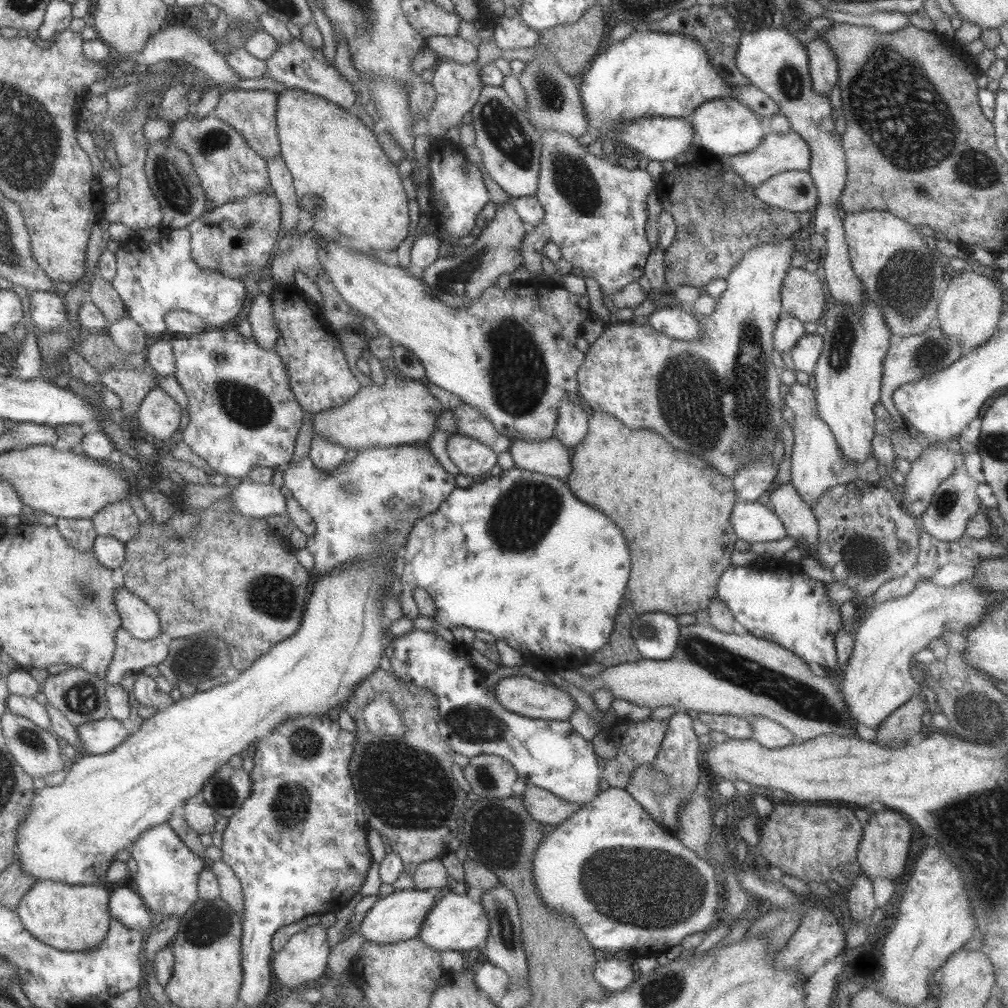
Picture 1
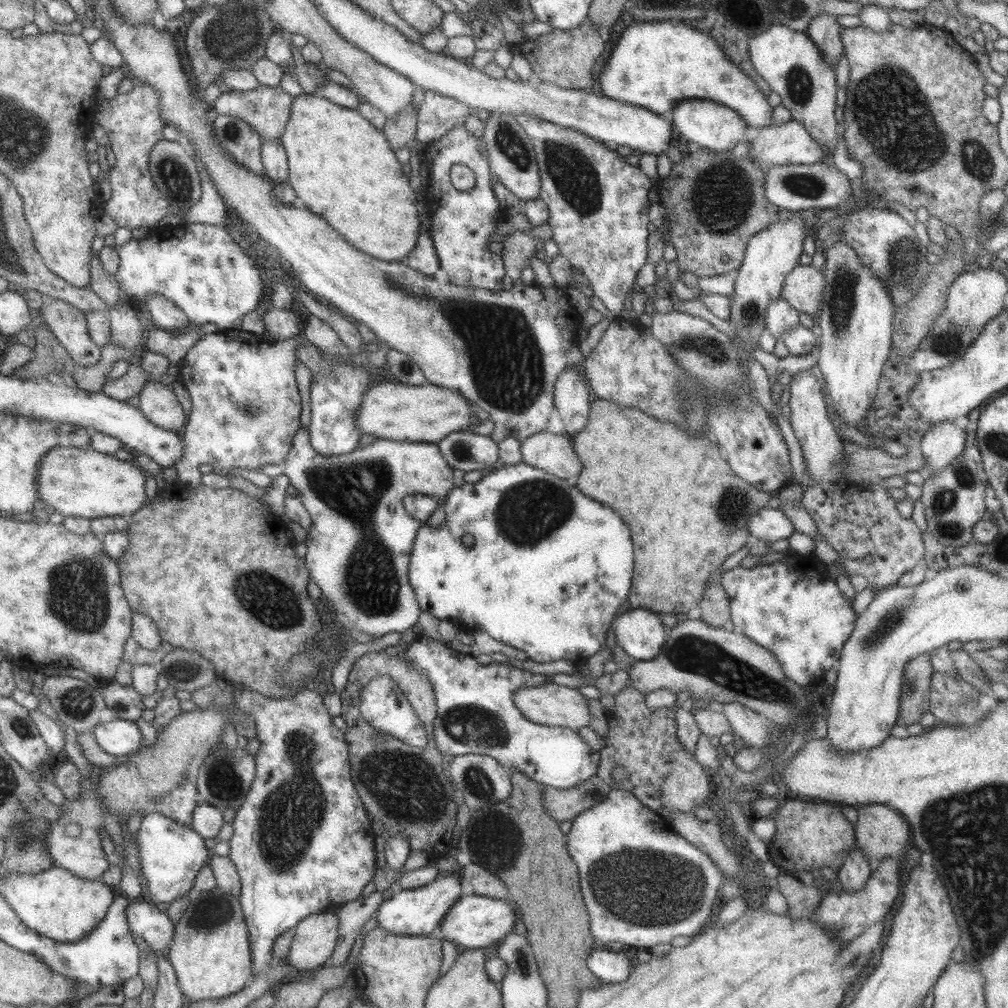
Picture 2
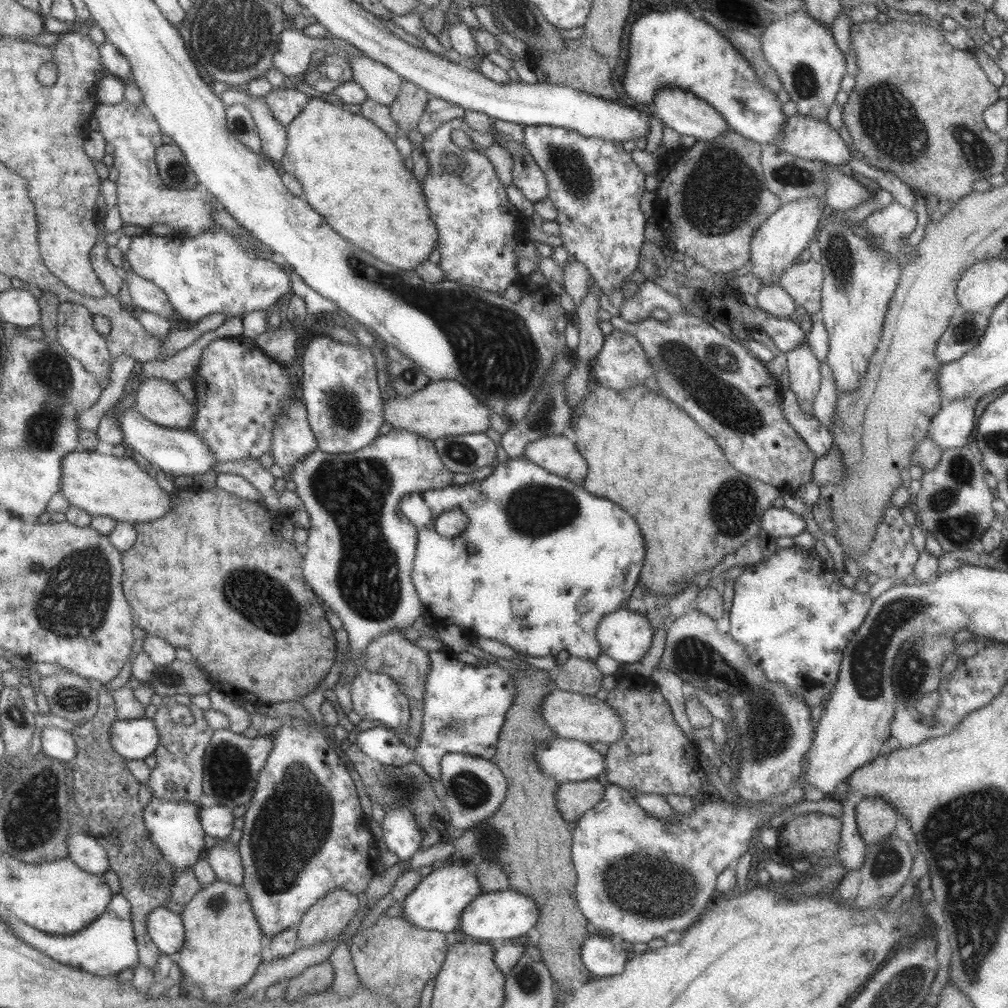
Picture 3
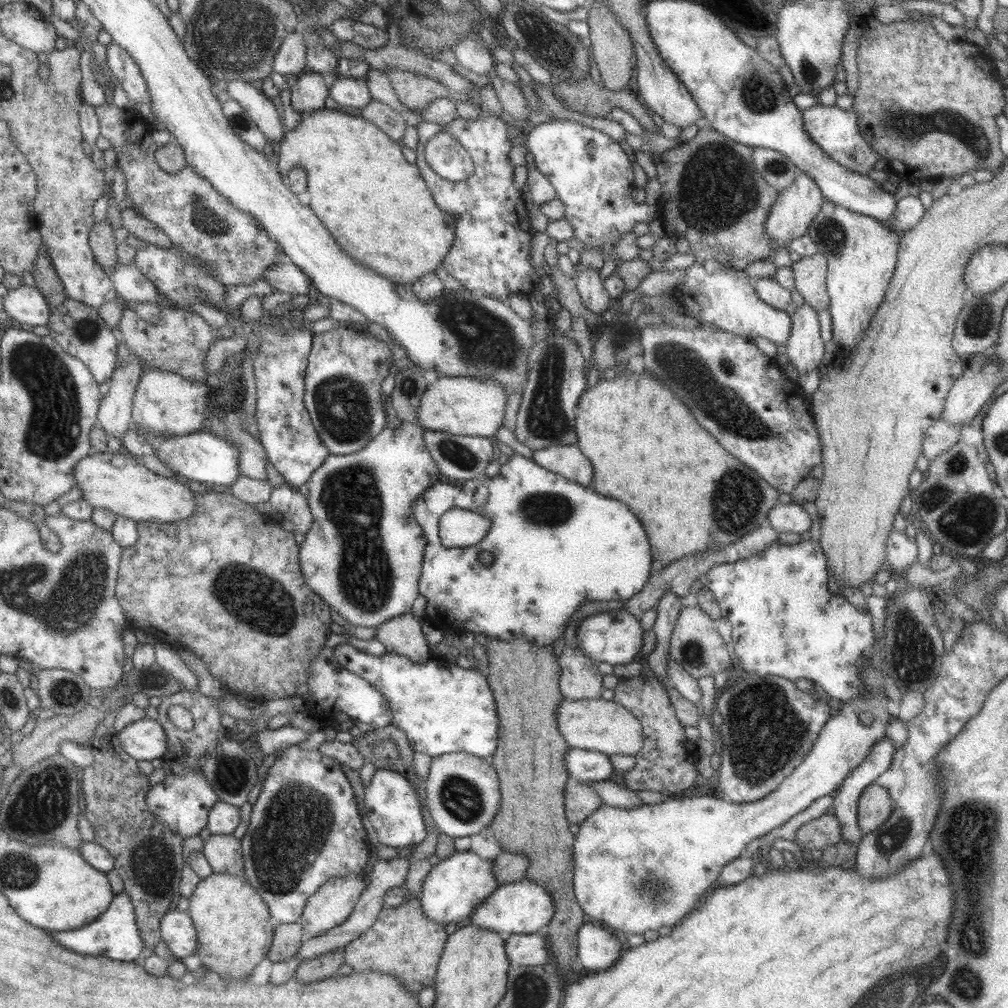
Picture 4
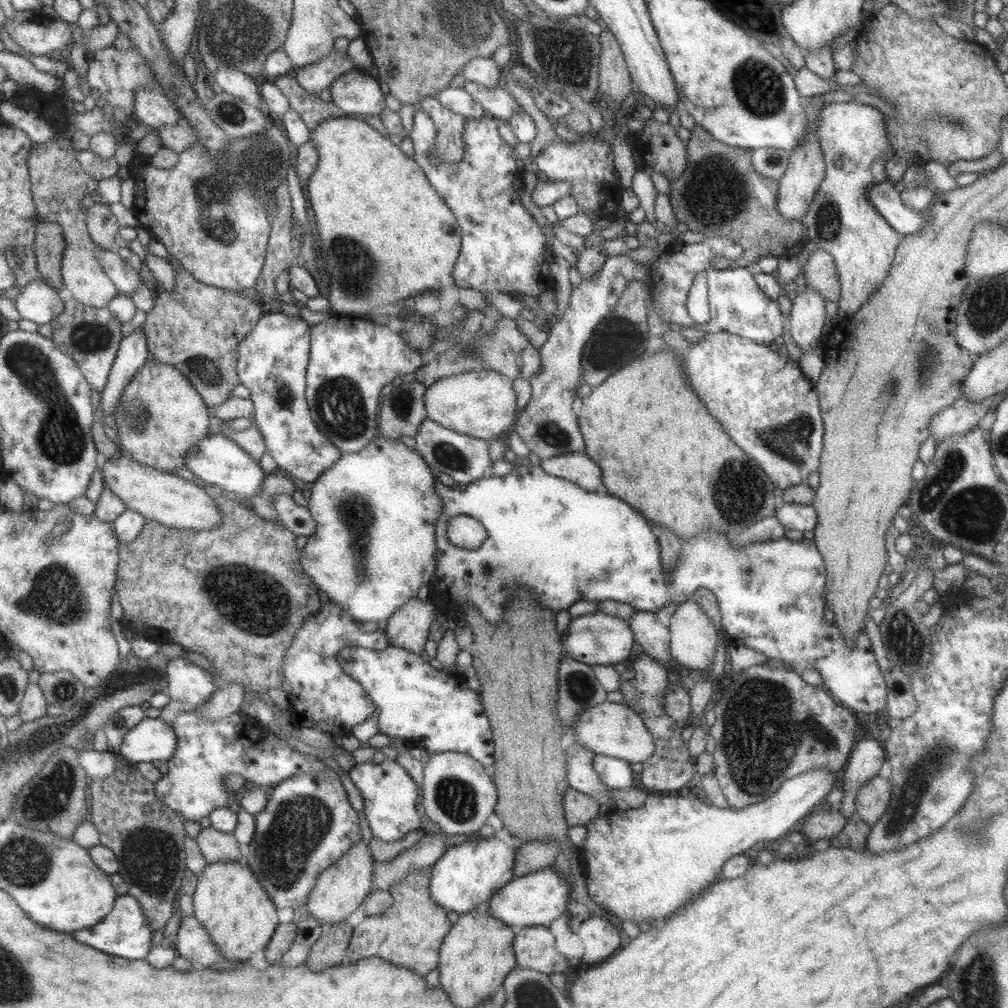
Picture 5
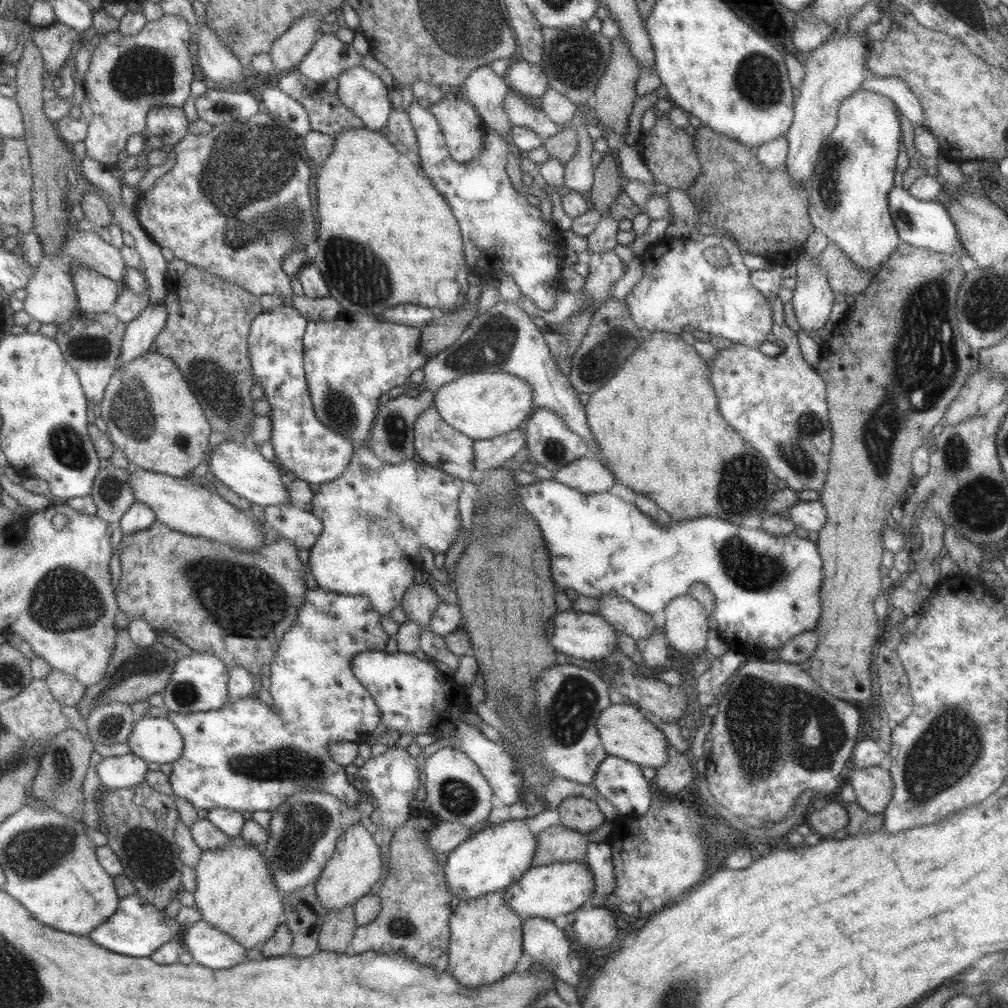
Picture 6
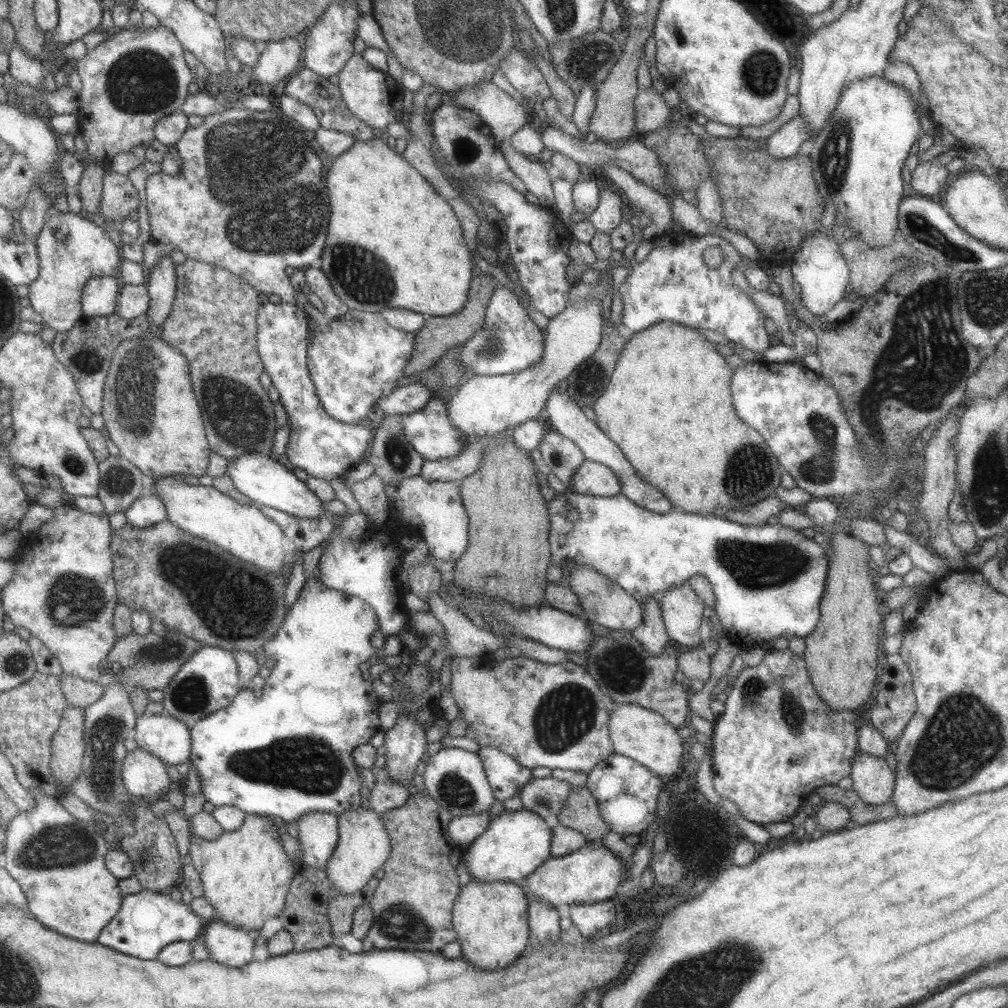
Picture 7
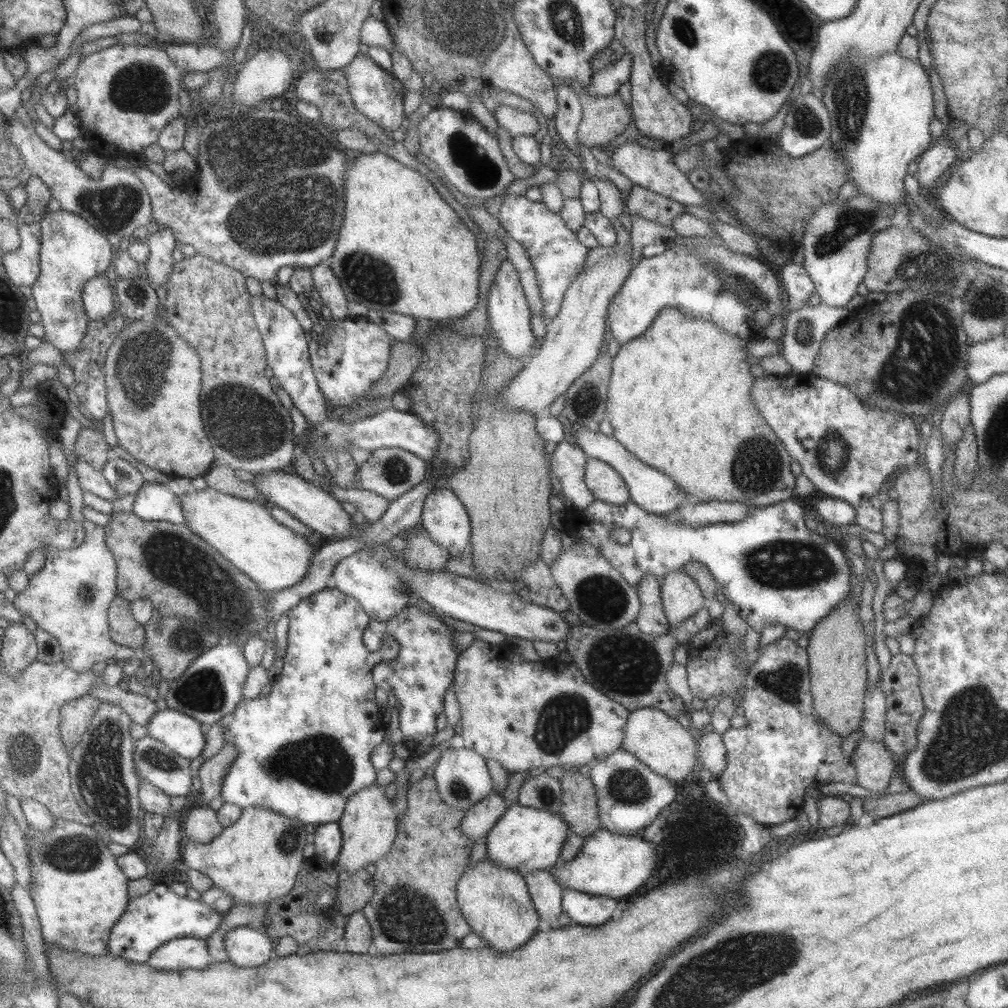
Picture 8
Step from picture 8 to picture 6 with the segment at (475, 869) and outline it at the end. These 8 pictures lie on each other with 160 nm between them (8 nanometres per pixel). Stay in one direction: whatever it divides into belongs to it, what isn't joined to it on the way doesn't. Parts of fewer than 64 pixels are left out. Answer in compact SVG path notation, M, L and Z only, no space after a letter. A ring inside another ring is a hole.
M502 891L490 892L471 900L461 900L448 920L449 944L446 948L448 972L461 986L475 988L491 984L514 972L515 964L522 953L522 920L504 903Z

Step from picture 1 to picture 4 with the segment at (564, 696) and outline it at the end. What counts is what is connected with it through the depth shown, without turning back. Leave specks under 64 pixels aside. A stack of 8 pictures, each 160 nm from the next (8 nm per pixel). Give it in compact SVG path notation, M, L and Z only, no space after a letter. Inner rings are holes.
M563 699L556 710L556 722L559 734L571 748L593 750L607 756L628 755L634 757L641 752L643 736L642 727L637 717L628 709L612 700L596 699Z

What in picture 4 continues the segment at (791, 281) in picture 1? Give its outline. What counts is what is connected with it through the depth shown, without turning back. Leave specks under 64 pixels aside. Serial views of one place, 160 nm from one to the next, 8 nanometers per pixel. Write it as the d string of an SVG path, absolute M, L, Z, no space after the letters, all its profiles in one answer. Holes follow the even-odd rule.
M815 253L792 262L790 267L793 272L793 287L801 295L804 303L808 304L813 311L828 309L825 258Z

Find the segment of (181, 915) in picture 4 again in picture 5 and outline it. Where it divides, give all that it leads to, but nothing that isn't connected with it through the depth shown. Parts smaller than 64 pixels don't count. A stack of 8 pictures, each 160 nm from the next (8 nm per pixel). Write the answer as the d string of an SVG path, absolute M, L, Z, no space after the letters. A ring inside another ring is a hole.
M183 915L180 918L173 947L181 958L206 966L213 964L220 956L207 931L194 916Z

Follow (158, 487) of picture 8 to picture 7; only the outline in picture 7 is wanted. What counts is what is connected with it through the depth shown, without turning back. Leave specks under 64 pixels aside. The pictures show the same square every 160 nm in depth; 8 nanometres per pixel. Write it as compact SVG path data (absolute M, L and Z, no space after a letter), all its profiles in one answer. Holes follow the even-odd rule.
M150 491L133 500L124 515L126 516L126 522L137 528L147 528L152 524L166 520L163 503L157 495Z

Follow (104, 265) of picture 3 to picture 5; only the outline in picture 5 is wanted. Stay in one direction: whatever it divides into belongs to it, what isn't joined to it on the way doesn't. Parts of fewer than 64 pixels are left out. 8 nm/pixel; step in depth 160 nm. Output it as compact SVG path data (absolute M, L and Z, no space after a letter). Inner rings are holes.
M94 203L86 209L86 229L93 243L101 250L115 249L119 223L109 211L109 206Z

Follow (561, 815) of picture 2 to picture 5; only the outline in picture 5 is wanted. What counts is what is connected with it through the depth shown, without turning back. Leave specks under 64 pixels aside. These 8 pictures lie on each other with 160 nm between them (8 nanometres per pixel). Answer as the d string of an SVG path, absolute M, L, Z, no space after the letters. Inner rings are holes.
M568 787L562 798L564 819L569 826L585 826L599 815L597 801L573 788Z

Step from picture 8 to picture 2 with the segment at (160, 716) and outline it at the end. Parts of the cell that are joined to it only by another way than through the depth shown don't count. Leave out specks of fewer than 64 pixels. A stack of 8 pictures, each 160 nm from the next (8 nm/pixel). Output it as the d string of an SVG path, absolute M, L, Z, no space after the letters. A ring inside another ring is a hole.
M113 718L93 729L98 748L117 758L127 757L141 748L141 733L134 721Z

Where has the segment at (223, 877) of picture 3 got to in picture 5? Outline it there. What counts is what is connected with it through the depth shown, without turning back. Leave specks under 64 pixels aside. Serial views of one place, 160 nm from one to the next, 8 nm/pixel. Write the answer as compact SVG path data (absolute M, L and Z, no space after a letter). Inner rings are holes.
M214 828L200 829L193 835L207 865L217 862L235 863L240 858L240 844L232 834Z

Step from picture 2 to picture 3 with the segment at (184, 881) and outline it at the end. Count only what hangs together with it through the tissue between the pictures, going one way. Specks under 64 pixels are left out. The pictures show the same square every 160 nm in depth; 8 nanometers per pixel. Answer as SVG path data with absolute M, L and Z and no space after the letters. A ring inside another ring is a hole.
M151 797L150 802L142 810L142 821L144 822L144 827L148 832L150 841L157 847L157 850L165 858L165 861L173 867L173 873L175 874L183 871L185 867L192 868L197 863L197 860L202 858L200 851L205 850L203 846L205 844L203 841L204 832L197 815L199 808L199 805L193 805L193 803L187 803L185 801L165 801Z

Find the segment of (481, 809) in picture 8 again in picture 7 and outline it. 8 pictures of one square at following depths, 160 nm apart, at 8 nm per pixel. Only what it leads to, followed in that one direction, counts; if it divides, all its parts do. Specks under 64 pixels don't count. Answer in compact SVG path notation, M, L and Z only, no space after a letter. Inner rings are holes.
M487 812L483 814L469 814L453 817L446 826L447 834L455 847L465 850L468 844L473 842L482 832L485 832L489 824Z

